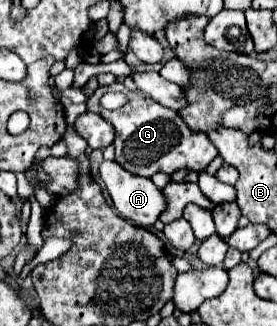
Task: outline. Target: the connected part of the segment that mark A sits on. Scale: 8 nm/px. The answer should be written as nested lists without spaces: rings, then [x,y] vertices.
[[[103,162],[99,176],[125,220],[147,228],[159,220],[161,212],[165,212],[165,194],[151,178],[129,174],[117,162]]]

